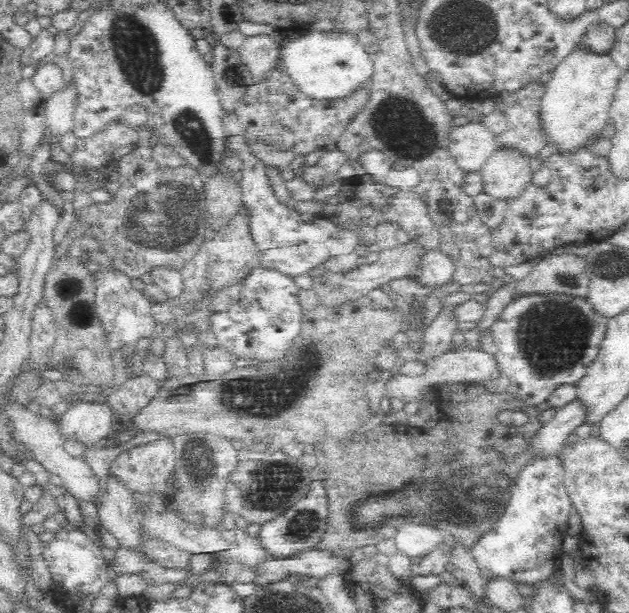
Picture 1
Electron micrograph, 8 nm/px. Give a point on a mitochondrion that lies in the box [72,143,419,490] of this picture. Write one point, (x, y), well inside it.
(164, 219)

